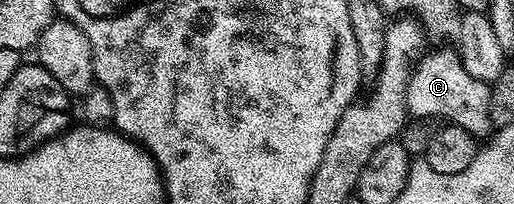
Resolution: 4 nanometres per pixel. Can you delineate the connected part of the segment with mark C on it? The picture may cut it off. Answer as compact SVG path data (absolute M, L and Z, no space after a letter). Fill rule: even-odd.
M454 48L435 49L432 53L427 51L414 62L411 70L411 78L407 84L407 112L411 117L434 117L460 125L475 138L483 139L493 129L489 119L490 90L488 82L473 79L473 75L465 71Z

